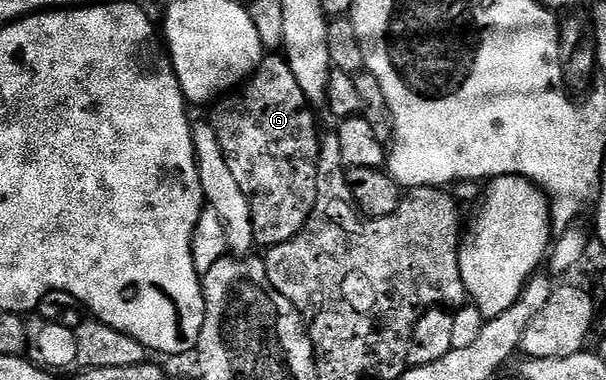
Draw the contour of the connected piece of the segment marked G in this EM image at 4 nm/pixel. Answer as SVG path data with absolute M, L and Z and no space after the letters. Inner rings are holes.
M279 54L264 55L263 61L247 77L242 87L224 95L214 108L215 113L209 116L209 123L221 142L221 148L225 150L229 170L233 170L233 178L237 178L237 184L251 207L256 245L268 249L281 246L281 242L289 242L303 229L317 202L321 131L315 121L316 109L305 98L287 59Z

